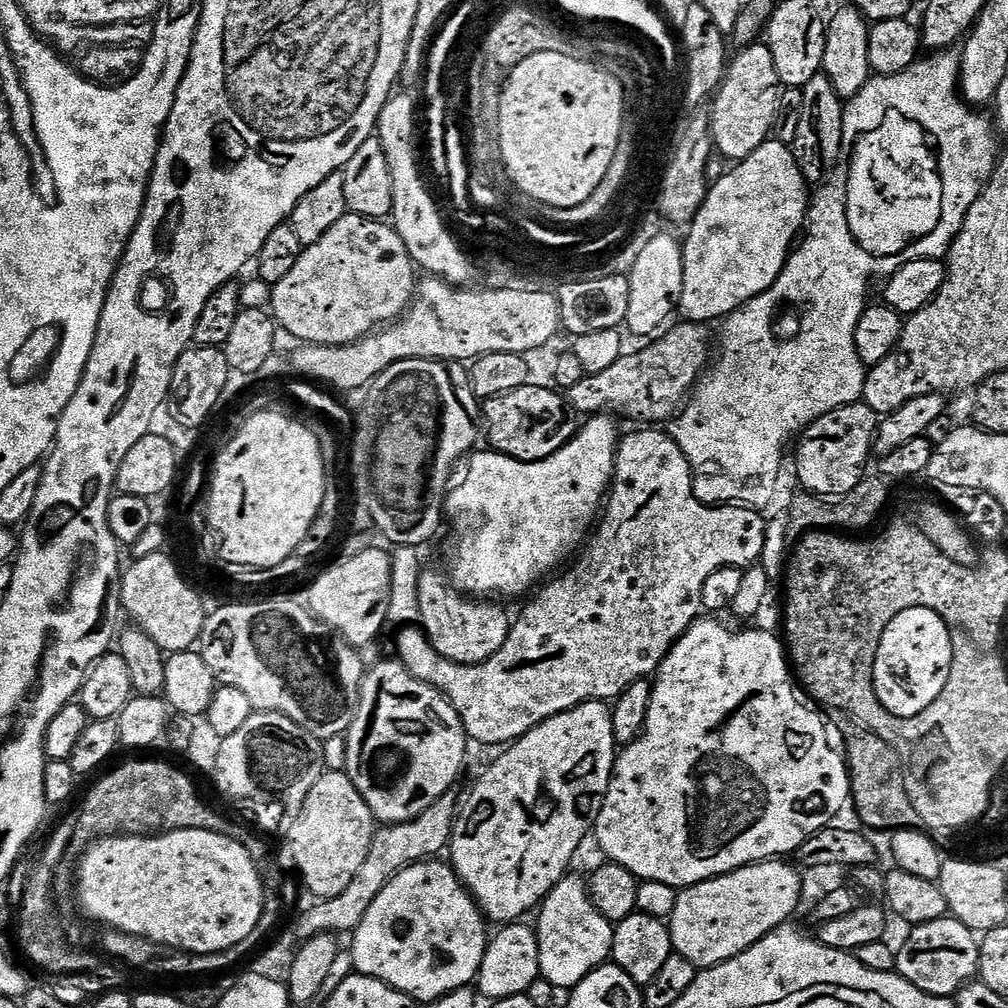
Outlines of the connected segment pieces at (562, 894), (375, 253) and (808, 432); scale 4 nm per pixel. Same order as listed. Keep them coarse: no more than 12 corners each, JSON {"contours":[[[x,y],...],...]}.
{"contours":[[[565,875],[534,923],[540,975],[575,988],[612,954],[613,925]],[[346,214],[271,289],[296,342],[354,343],[418,283],[391,223]],[[847,404],[803,429],[799,487],[850,494],[866,475],[878,413]]]}

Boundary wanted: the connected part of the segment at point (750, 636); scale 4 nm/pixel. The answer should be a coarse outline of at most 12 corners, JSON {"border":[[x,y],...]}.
{"border":[[697,619],[594,821],[677,890],[850,800],[785,645]]}

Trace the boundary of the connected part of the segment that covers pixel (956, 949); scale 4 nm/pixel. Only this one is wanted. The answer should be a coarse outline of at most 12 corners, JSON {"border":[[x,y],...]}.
{"border":[[951,915],[915,925],[896,972],[955,997],[977,975],[977,937]]}

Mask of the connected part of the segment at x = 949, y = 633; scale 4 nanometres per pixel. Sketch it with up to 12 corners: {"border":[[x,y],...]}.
{"border":[[934,610],[891,617],[872,681],[890,714],[946,686],[953,631]]}

